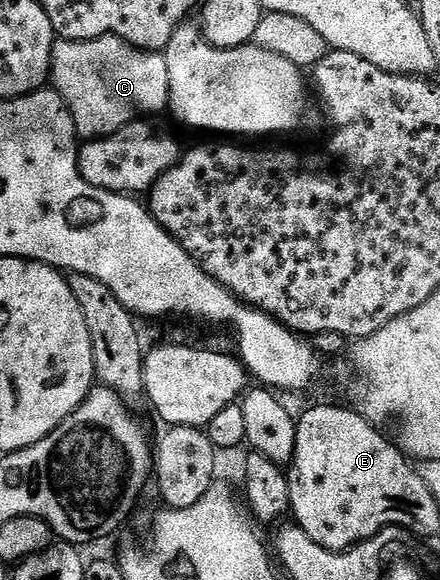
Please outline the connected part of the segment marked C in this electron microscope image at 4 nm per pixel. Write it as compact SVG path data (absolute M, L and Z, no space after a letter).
M103 35L90 41L60 41L52 48L52 73L50 76L51 86L66 101L66 105L72 114L72 120L76 126L76 134L81 140L91 141L102 139L106 135L115 135L128 123L143 120L145 117L156 117L160 110L168 107L168 94L170 93L170 73L166 73L166 61L163 54L154 51L139 51L126 41L122 41L113 35Z

